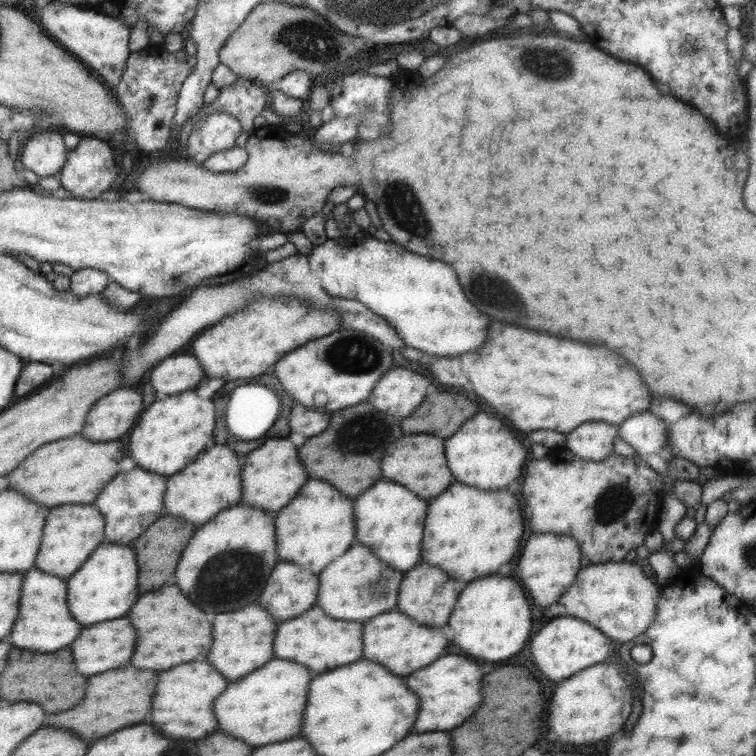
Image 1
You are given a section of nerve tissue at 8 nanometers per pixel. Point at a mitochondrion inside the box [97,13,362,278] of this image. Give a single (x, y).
(313, 40)

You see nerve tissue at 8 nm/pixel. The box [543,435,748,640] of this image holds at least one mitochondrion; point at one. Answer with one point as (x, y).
(615, 500)

